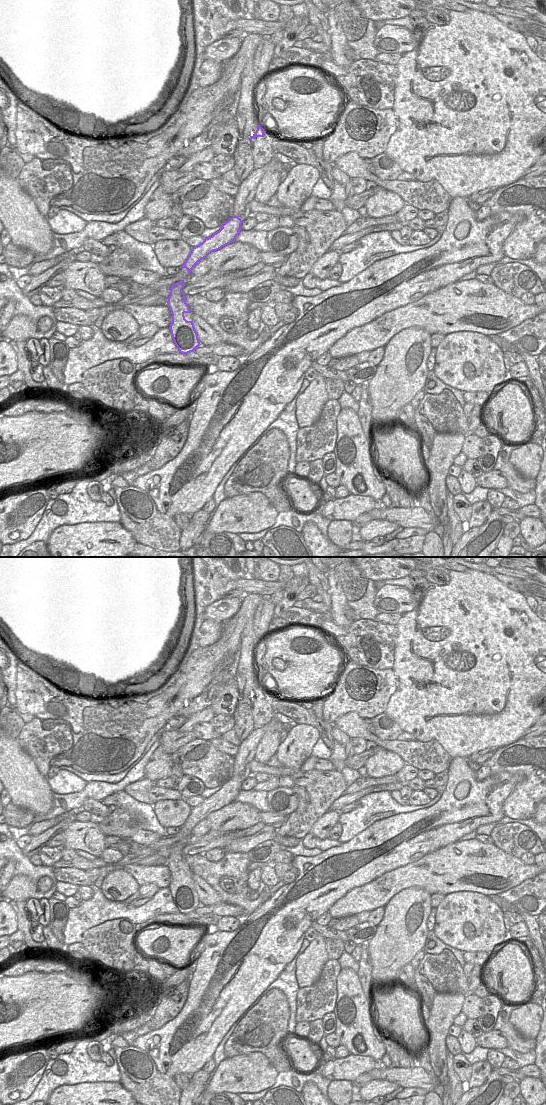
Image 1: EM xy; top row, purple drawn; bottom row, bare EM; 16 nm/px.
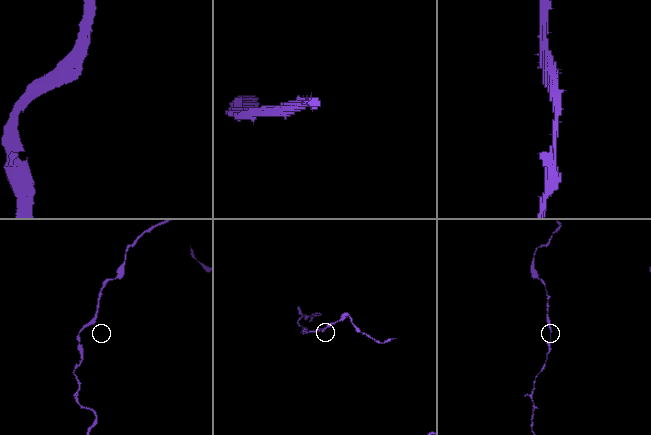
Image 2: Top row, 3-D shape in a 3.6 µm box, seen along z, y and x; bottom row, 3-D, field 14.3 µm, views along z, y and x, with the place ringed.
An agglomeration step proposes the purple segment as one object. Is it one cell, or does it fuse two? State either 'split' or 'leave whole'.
leave whole

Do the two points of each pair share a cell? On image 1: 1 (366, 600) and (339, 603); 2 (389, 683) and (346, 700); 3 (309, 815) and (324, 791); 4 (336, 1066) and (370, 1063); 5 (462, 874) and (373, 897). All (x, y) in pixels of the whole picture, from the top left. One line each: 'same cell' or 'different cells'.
1: different cells
2: same cell
3: same cell
4: same cell
5: same cell

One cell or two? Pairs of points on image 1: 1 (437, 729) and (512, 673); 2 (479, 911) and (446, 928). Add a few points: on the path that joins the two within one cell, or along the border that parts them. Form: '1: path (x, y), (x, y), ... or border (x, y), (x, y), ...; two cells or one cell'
1: path (456, 710), (493, 673); one cell
2: path (471, 919), (469, 921), (461, 921), (454, 926); one cell

